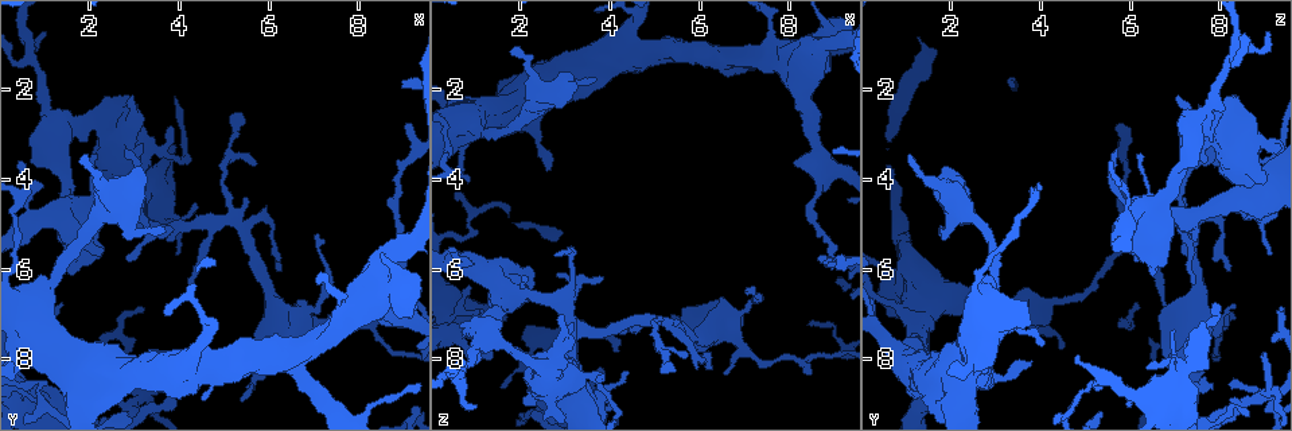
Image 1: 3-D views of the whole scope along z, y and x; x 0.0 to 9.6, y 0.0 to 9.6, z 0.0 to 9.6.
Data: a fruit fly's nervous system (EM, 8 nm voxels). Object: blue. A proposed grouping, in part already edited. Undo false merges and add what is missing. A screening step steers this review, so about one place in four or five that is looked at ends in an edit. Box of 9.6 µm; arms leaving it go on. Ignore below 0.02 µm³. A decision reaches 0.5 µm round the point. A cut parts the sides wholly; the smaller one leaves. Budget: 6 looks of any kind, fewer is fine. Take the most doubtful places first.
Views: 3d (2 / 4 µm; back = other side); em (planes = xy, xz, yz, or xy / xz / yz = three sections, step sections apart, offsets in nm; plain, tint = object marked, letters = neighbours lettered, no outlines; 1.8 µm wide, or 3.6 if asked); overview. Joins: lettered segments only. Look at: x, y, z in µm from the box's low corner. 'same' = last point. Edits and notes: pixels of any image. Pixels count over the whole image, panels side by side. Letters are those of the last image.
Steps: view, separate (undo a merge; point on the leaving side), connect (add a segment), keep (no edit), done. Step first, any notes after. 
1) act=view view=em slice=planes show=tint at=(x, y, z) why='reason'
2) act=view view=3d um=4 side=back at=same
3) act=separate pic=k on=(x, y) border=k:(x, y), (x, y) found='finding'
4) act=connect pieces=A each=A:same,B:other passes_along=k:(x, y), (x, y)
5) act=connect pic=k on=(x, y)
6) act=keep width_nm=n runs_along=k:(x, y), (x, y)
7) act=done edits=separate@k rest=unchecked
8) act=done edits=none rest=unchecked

act=view view=3d um=4 at=(2.75, 3.05, 8.05) why='sharp bend'

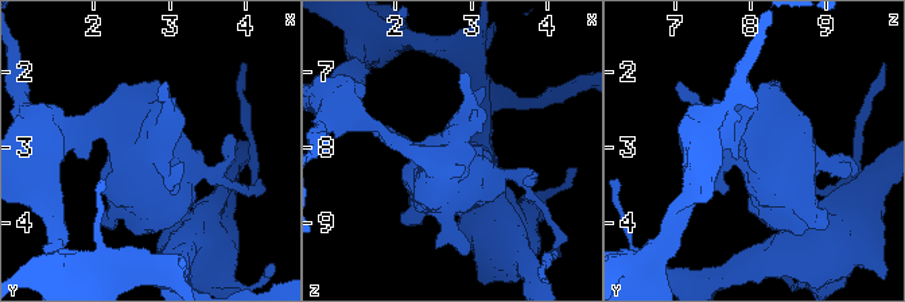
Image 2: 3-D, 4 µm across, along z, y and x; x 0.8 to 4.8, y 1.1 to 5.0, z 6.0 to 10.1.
act=view view=em um=3.6 slice=yz step=8 show=tint at=(2.75, 3.05, 8.05) why='need the tissue'

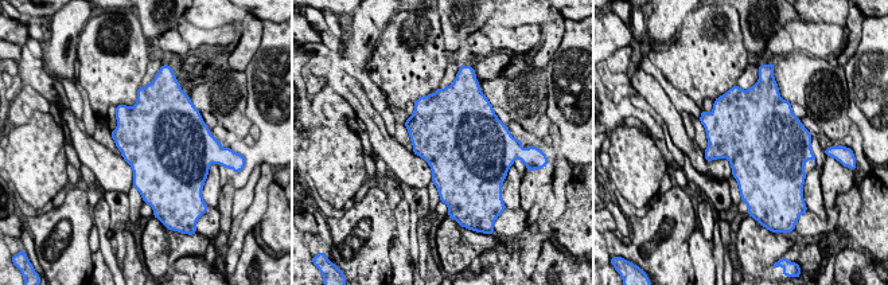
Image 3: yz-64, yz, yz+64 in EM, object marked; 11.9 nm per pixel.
act=view view=em um=3.6 slice=planes show=letters at=same why='another direction'

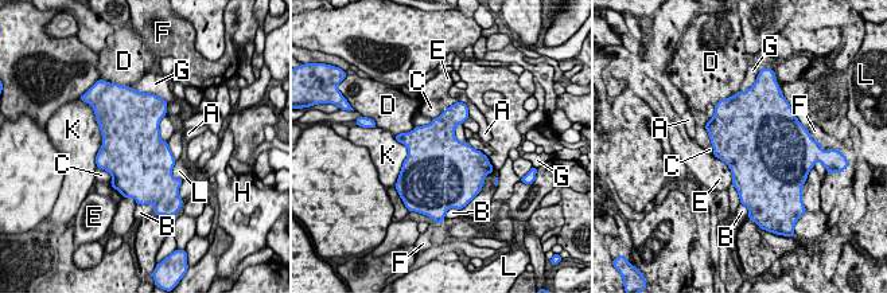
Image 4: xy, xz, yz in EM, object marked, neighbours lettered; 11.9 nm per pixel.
act=keep each=A:other,B:other,C:other,D:other,E:other,F:other,G:other,H:other,K:other,L:other border=4:(712, 155), (728, 167), (732, 183) found='all the same neuron'

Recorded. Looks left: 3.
act=view view=em um=3.6 slice=yz step=16 show=tint at=(3.15, 8.85, 8.95) why='sharp bend'

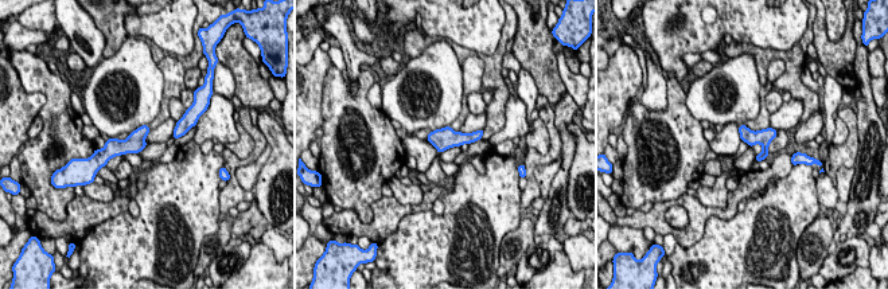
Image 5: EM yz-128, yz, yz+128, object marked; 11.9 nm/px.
act=view view=em um=3.6 slice=yz step=16 show=letters at=same why='see the neighbours'

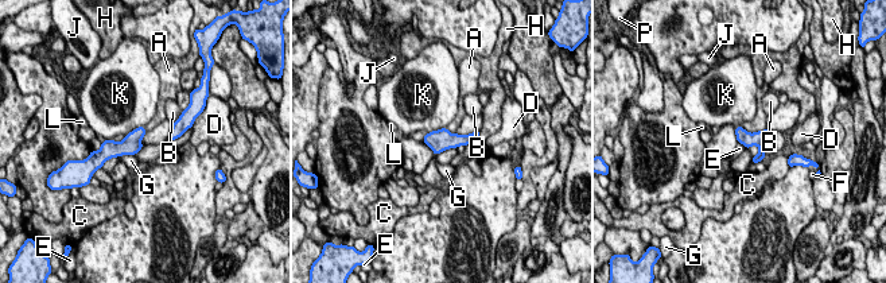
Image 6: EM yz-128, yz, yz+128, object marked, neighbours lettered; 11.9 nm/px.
act=keep each=A:other,B:other,C:other,D:other,E:other,F:other,G:other,H:other,J:other,K:other,L:other,P:other border=6:(455, 147), (449, 147), (436, 155) found='continuous, no second neuron'

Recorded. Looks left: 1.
act=done edits=none rest=unchecked

